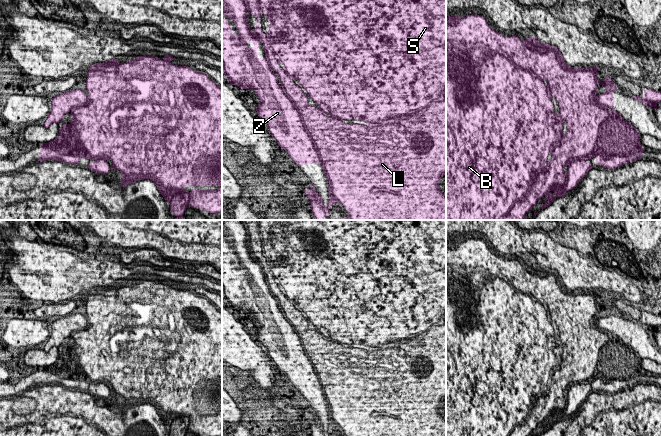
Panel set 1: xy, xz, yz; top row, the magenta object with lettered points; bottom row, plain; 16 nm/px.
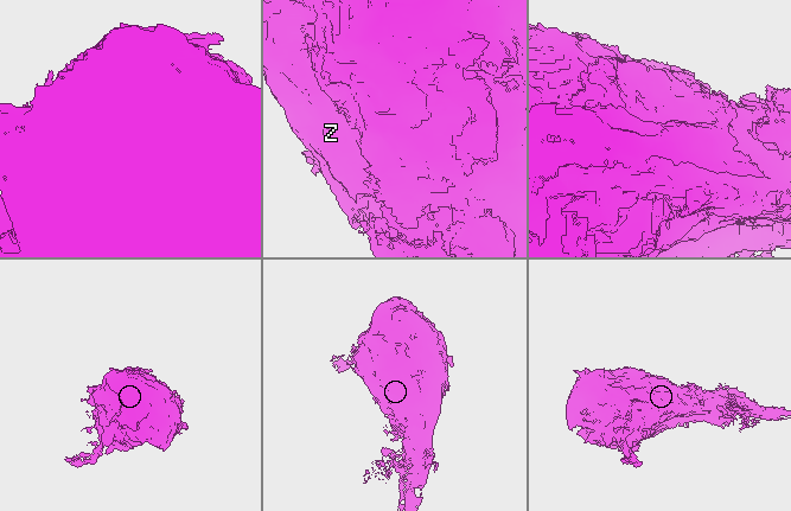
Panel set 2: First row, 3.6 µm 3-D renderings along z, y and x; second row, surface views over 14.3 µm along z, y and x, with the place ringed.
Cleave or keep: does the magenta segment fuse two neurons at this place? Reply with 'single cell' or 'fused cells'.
fused cells

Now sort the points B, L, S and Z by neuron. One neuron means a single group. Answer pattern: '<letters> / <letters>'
B L S / Z

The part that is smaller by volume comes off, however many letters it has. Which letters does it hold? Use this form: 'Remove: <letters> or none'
Remove: Z

